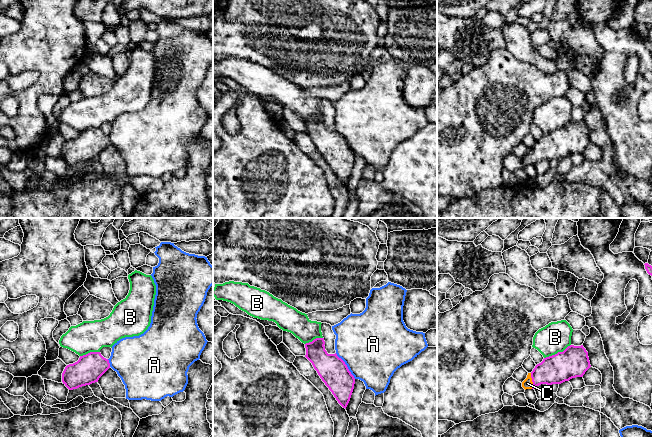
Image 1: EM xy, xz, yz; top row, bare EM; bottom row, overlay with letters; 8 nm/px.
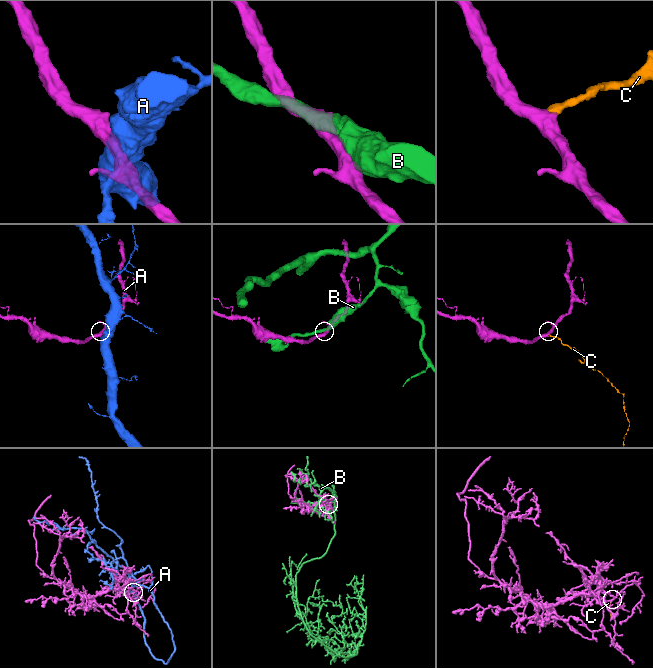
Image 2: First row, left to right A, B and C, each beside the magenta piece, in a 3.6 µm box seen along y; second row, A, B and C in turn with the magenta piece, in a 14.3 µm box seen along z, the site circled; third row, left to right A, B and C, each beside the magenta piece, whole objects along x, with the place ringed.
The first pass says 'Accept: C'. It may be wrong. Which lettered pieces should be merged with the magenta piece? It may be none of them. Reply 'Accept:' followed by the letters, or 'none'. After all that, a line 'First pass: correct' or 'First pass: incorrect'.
Accept: C
First pass: correct

